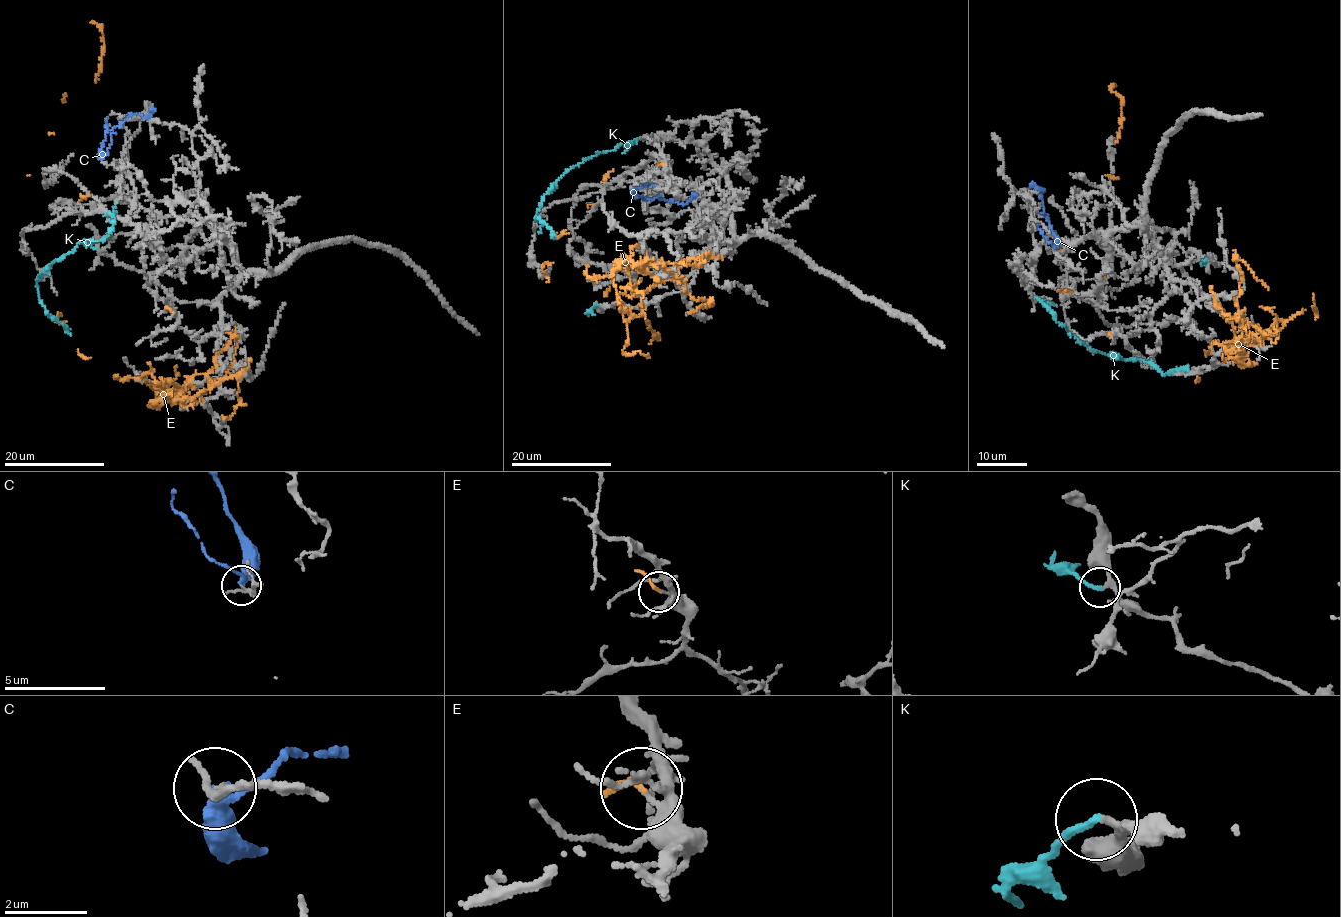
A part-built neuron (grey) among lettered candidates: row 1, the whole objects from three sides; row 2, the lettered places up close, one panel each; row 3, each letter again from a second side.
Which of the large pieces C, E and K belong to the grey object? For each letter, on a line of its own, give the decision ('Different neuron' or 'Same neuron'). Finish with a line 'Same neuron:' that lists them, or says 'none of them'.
C: Different neuron
E: Different neuron
K: Different neuron
Same neuron: none of them

